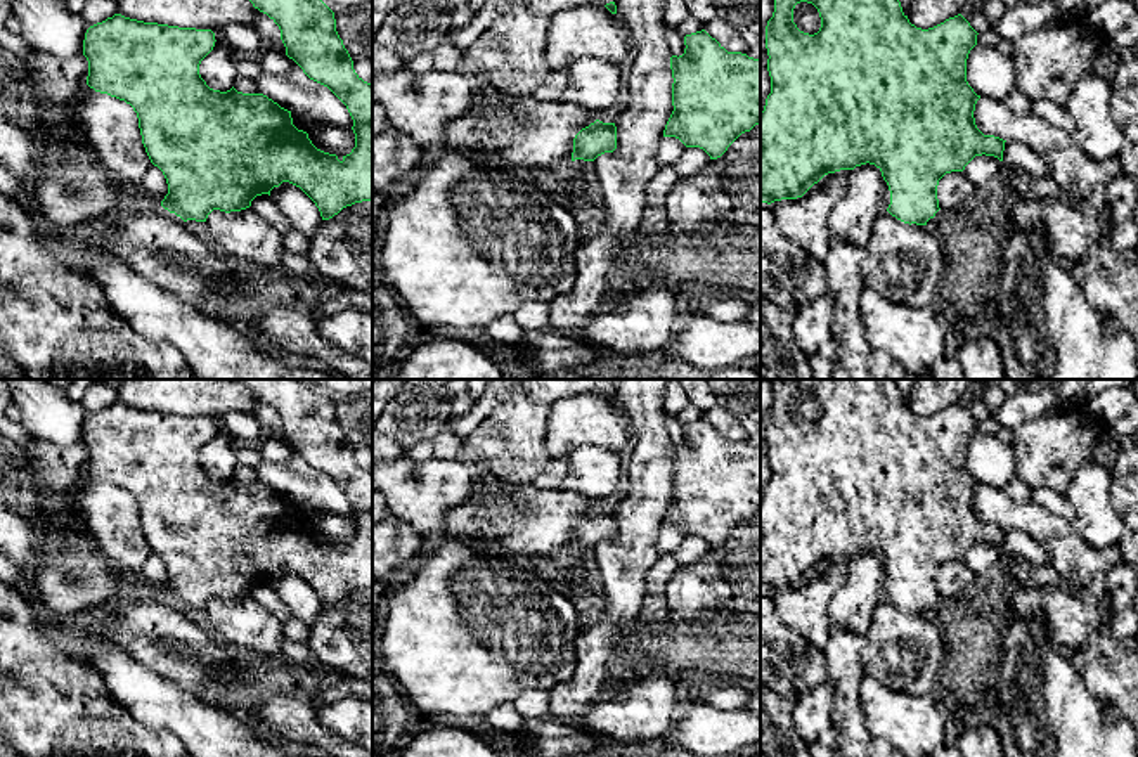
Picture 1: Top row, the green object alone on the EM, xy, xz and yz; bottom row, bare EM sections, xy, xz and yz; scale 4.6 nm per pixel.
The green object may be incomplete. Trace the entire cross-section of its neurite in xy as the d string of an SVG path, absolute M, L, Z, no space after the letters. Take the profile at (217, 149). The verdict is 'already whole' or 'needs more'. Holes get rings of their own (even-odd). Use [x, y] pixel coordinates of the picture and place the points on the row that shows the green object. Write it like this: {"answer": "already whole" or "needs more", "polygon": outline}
{"answer": "already whole", "polygon": "M322 0L249 2L279 26L286 55L346 106L353 120L355 147L341 161L317 149L308 133L293 125L291 111L267 95L242 94L234 87L220 92L206 85L199 64L215 47L211 29L114 14L85 33L87 85L133 107L145 152L168 184L161 206L184 222L206 222L213 210L246 210L256 196L270 196L282 182L300 187L315 203L322 220L355 203L372 201L372 85L355 73L336 31L334 12Z"}

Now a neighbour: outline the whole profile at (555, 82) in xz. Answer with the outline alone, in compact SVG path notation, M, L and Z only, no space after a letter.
M568 69L549 71L544 81L533 90L533 97L544 102L559 100L568 85Z

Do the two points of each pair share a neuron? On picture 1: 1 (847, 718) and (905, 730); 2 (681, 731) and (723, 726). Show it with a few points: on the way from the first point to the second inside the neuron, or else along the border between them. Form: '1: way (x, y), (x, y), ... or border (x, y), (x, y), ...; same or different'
1: border (859, 681), (859, 705), (865, 726), (872, 737); different
2: way (691, 730), (712, 730); same

